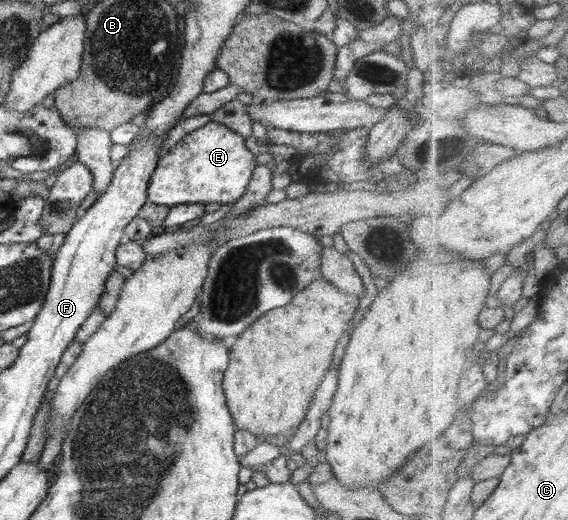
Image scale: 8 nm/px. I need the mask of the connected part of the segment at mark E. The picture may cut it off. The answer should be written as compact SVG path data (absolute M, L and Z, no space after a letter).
M209 122L177 141L166 155L158 160L147 189L147 201L156 205L173 208L182 204L230 204L241 198L255 170L256 157L246 147L246 139L232 129L217 122Z

